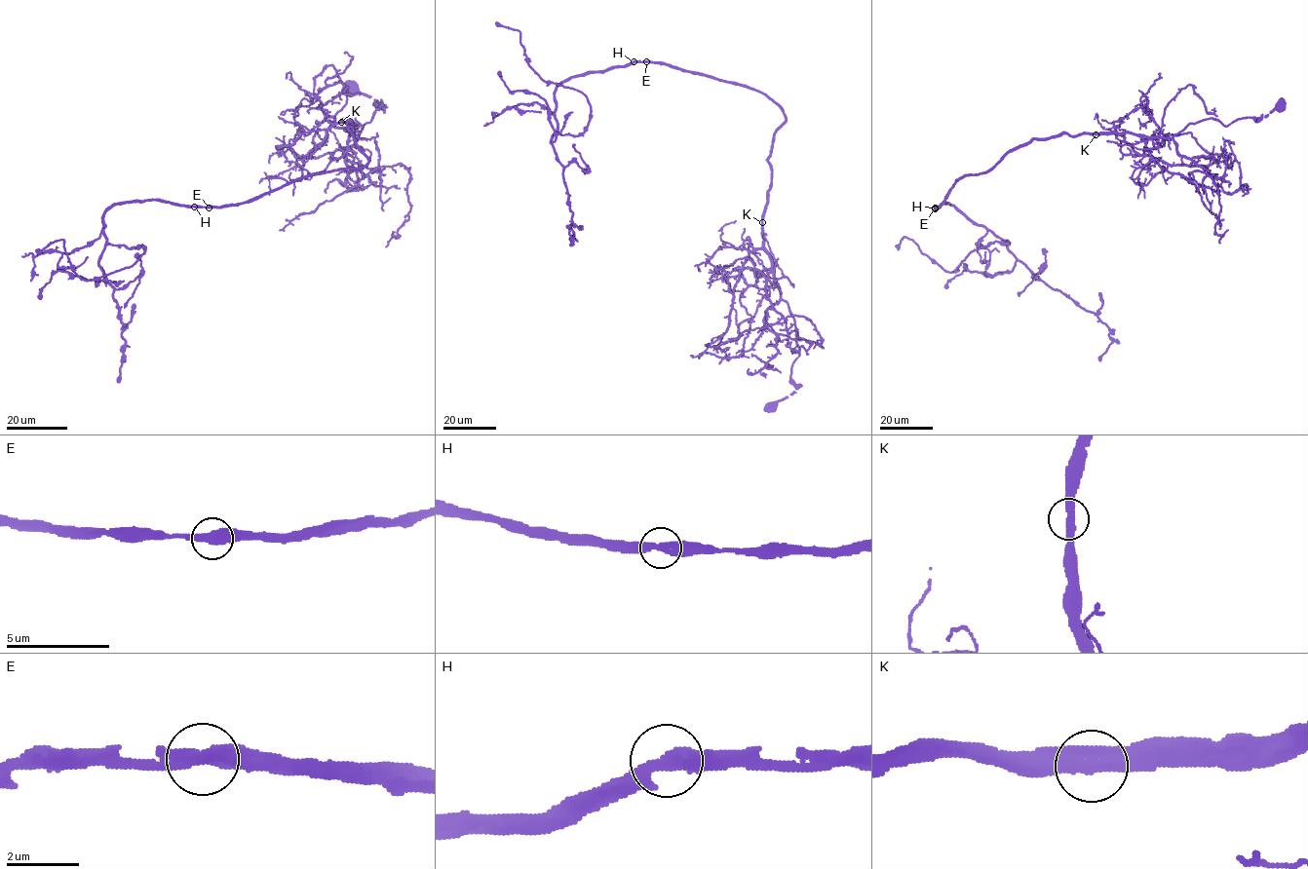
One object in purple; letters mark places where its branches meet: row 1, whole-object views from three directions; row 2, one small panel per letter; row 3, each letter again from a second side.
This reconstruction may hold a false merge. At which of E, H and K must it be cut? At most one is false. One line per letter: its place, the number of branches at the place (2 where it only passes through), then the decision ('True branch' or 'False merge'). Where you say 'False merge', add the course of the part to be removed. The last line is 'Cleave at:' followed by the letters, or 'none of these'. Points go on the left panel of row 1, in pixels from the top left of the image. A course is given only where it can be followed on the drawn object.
E: Place: (209, 207). Branches: 2. True branch
H: Place: (194, 207). Branches: 2. True branch
K: Place: (341, 122). Branches: 2. True branch
Cleave at: none of these

